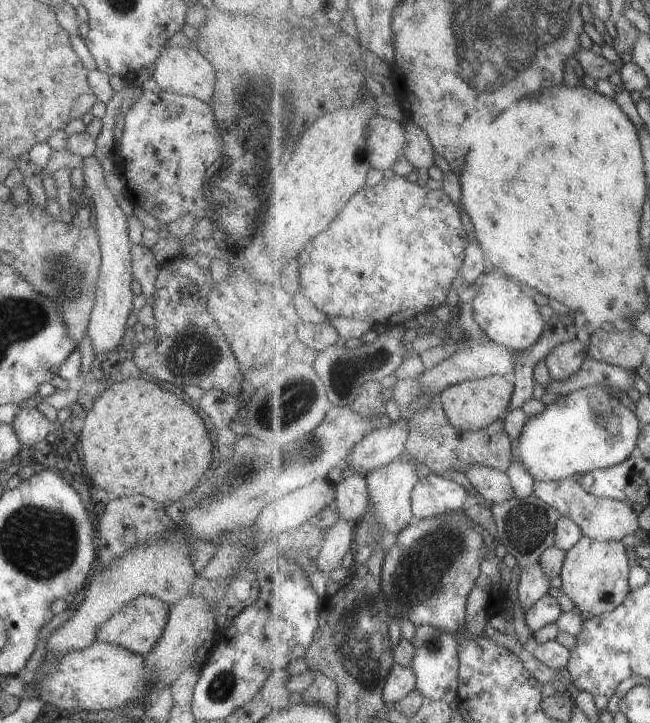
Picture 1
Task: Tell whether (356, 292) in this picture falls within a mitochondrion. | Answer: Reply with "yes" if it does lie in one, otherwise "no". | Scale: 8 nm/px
no

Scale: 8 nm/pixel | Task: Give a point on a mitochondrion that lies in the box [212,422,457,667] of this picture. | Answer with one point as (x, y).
(308, 454)

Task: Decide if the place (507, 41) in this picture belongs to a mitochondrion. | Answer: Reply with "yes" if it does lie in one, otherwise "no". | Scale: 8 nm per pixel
yes

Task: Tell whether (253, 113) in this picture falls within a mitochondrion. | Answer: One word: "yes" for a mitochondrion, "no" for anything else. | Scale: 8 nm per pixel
yes

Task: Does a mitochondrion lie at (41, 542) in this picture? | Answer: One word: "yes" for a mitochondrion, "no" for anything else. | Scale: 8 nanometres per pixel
yes

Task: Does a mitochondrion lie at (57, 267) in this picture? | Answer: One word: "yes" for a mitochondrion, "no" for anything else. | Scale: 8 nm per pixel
yes

